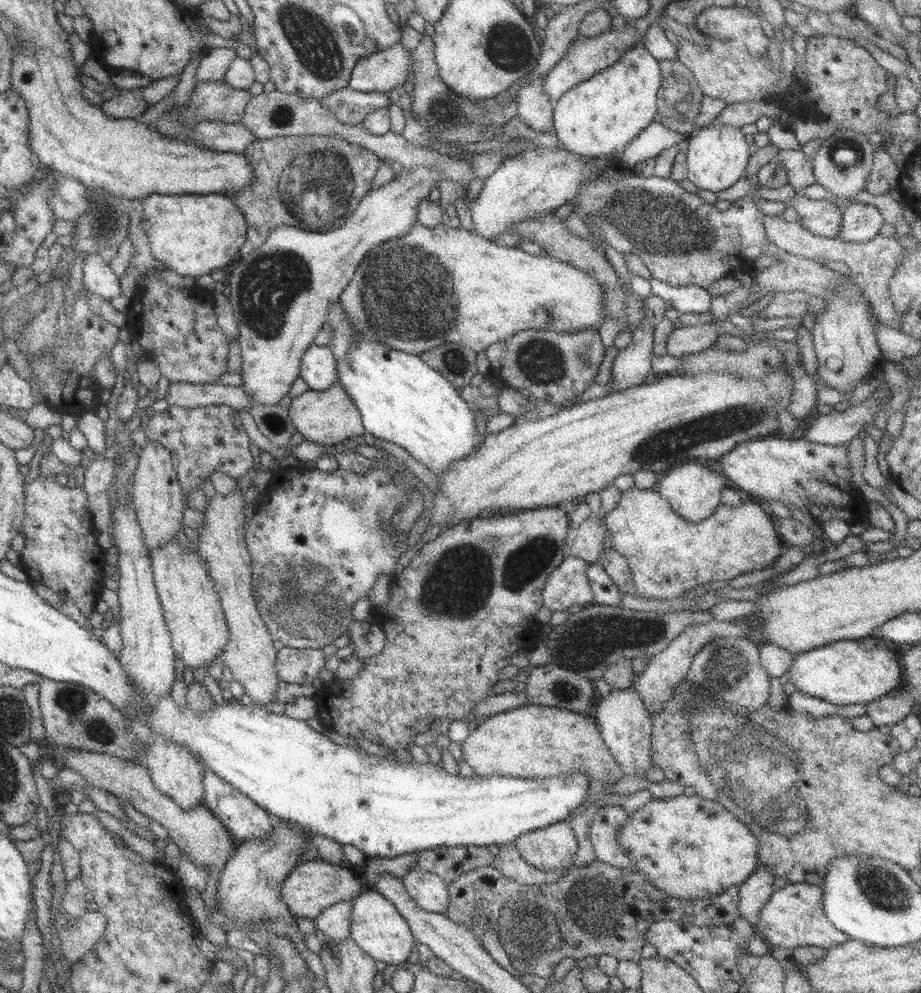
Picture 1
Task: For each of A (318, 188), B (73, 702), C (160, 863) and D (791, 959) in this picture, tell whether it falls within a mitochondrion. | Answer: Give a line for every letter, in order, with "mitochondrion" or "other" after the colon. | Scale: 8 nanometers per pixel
A: mitochondrion
B: mitochondrion
C: other
D: other

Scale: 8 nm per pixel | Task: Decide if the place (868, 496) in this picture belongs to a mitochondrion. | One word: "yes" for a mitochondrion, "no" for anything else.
no

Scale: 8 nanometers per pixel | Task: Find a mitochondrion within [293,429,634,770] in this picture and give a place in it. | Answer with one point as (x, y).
(457, 586)

